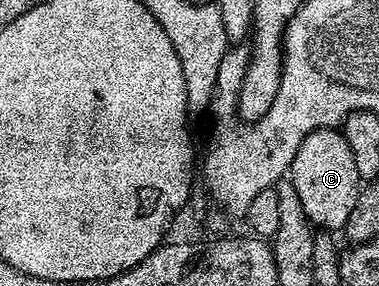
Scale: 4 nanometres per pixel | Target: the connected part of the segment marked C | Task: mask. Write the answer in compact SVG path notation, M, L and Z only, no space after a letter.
M321 128L302 140L292 161L290 181L313 227L324 232L343 231L358 201L362 179L358 176L358 164L354 164L354 152L350 152L350 144L346 144L339 129Z

